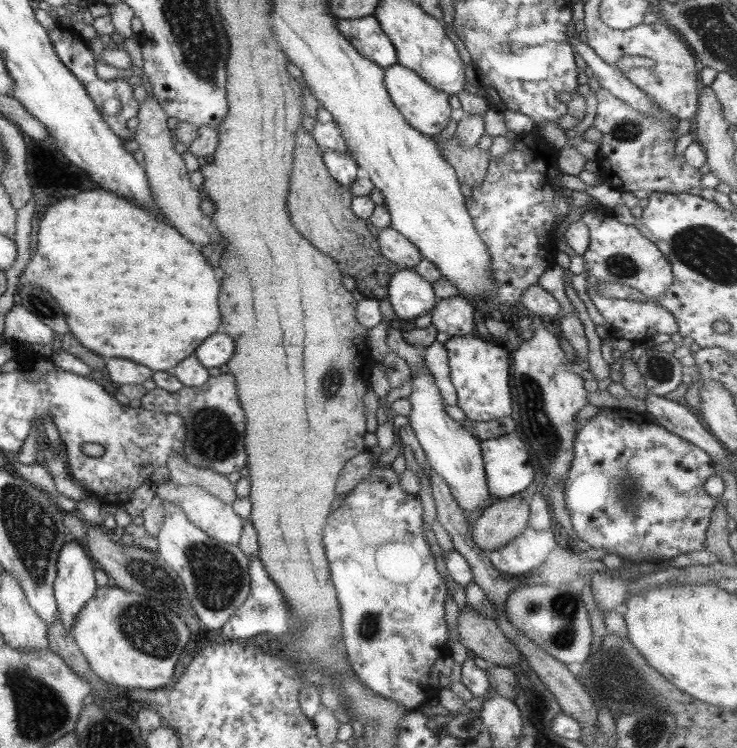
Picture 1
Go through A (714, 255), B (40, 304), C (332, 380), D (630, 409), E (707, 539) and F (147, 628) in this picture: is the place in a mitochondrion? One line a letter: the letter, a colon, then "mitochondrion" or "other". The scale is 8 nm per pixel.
A: mitochondrion
B: mitochondrion
C: mitochondrion
D: other
E: other
F: mitochondrion

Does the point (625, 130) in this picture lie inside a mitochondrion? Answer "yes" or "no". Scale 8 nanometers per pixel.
yes

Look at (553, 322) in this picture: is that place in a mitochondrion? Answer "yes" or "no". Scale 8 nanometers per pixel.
no

